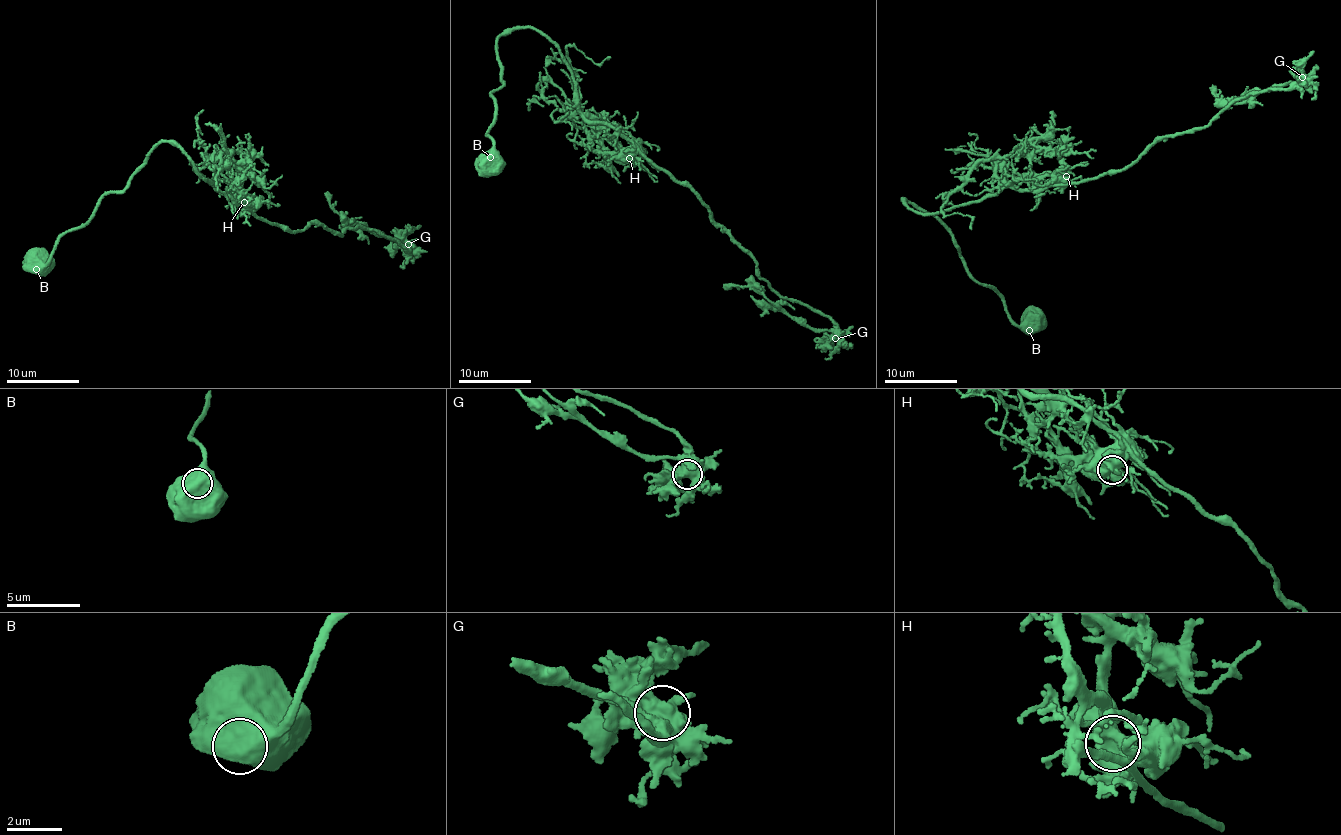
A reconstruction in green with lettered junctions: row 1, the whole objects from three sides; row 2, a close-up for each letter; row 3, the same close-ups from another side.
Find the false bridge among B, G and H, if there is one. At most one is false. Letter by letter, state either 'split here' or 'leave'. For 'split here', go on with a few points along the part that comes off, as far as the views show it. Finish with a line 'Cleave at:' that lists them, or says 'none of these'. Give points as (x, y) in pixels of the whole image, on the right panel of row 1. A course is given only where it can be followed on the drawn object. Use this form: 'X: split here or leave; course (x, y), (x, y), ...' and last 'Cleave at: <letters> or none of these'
B: leave
G: leave
H: leave
Cleave at: none of these

